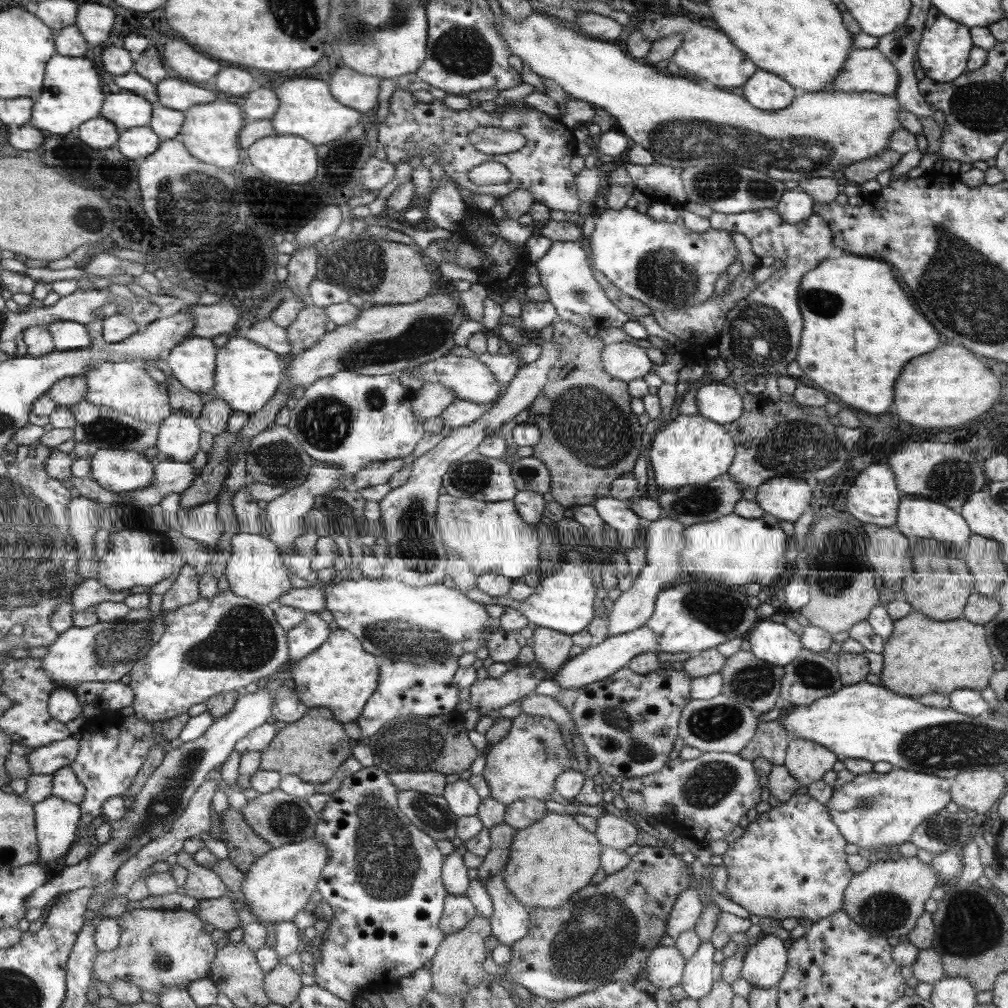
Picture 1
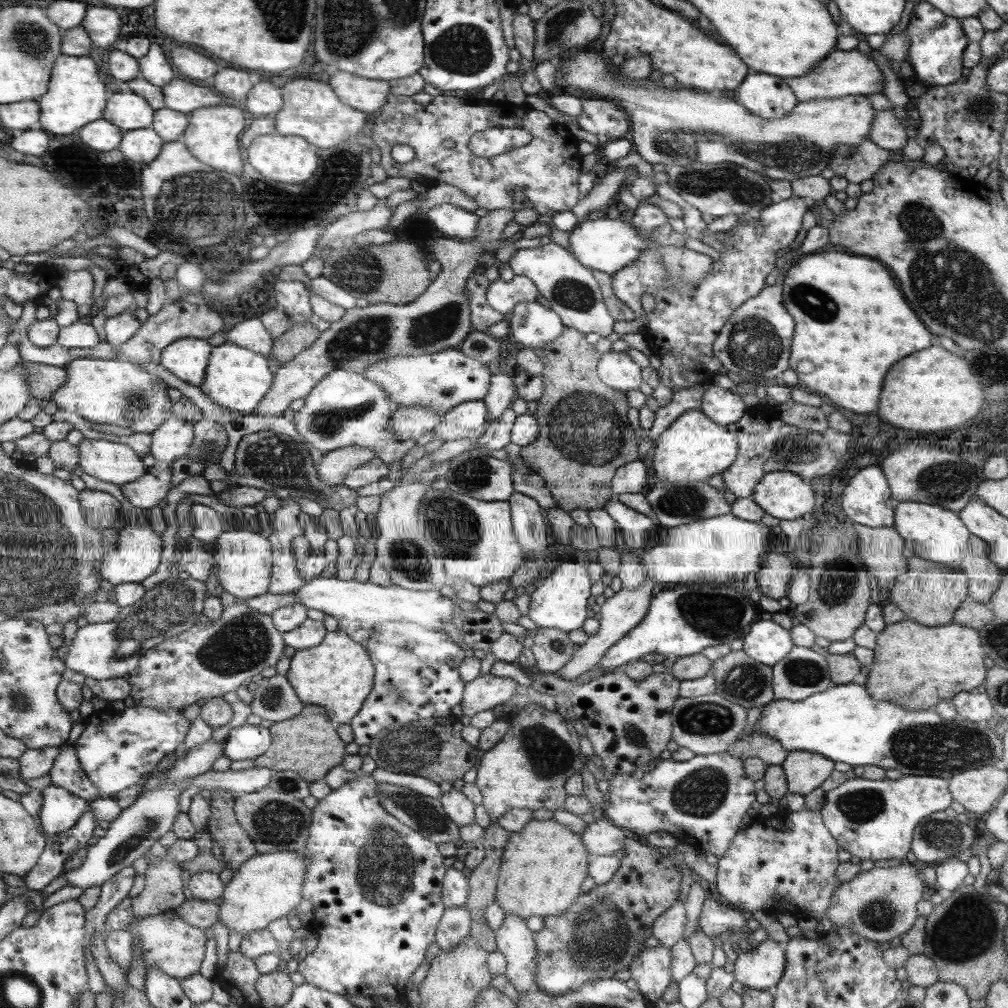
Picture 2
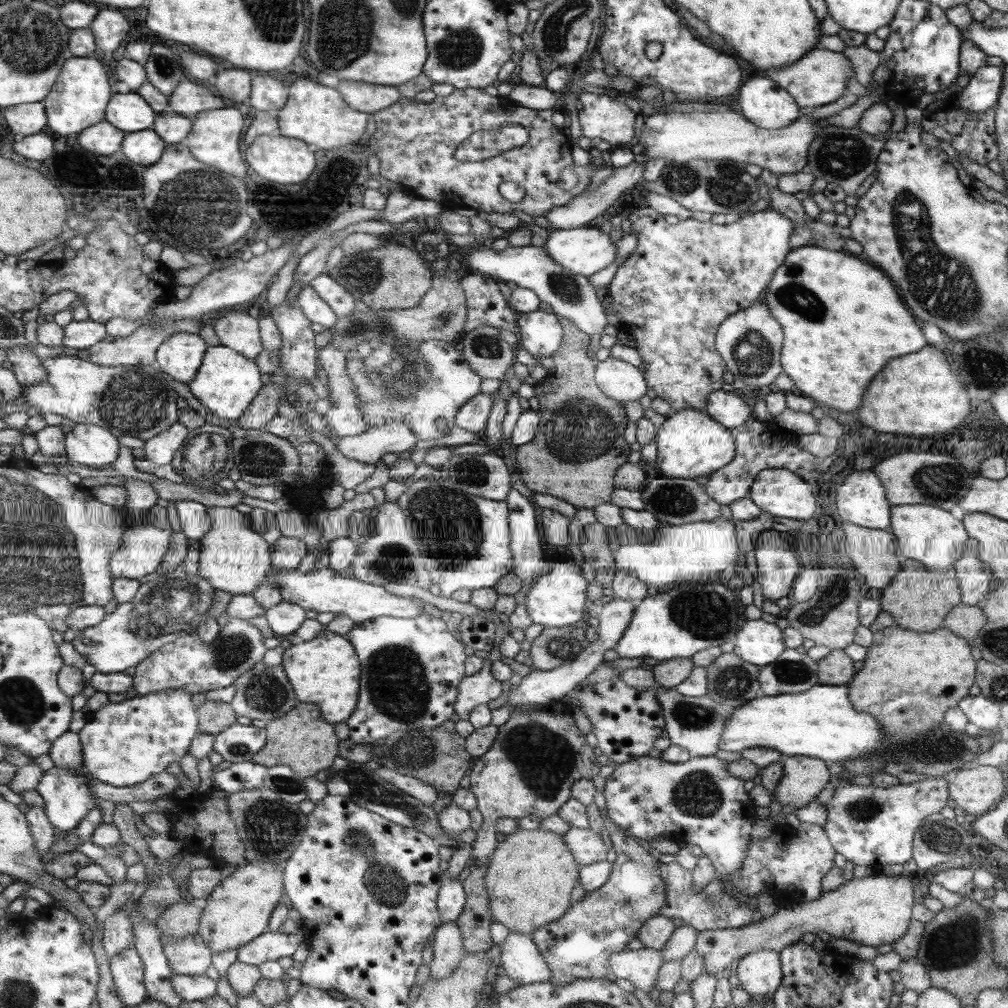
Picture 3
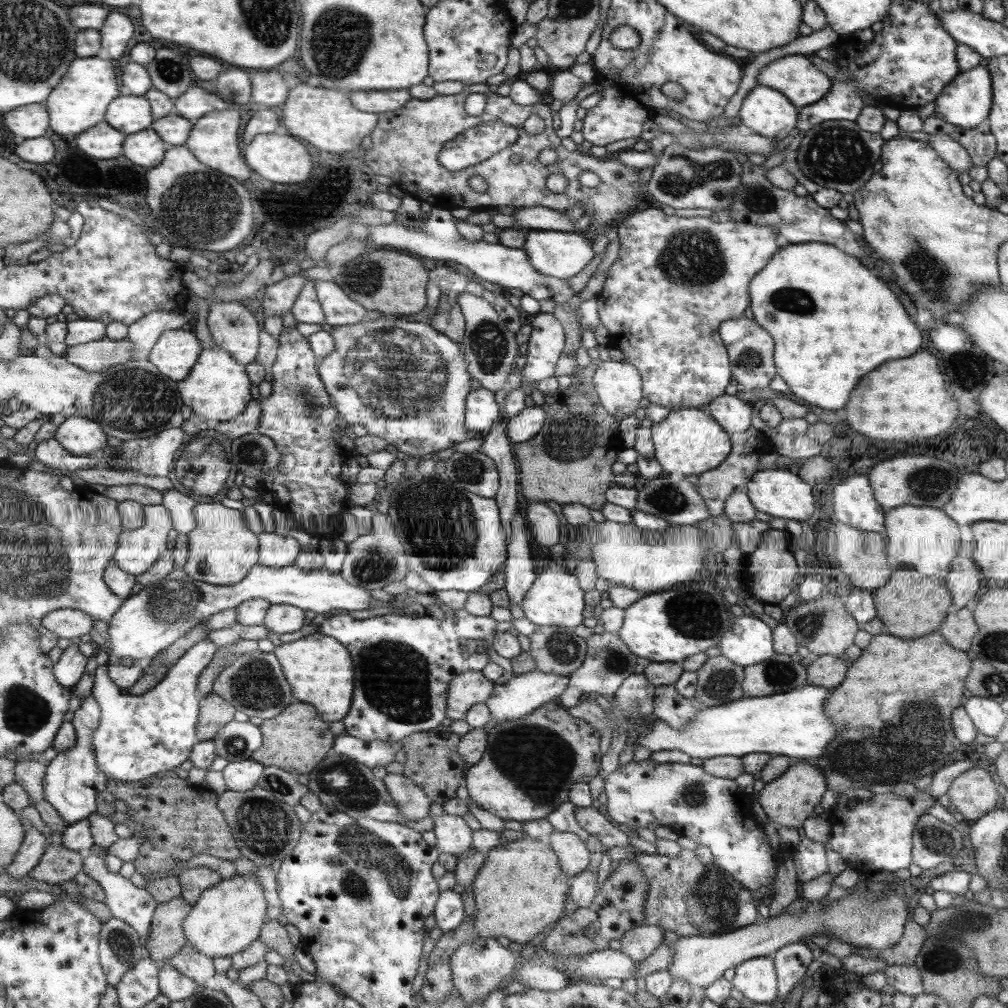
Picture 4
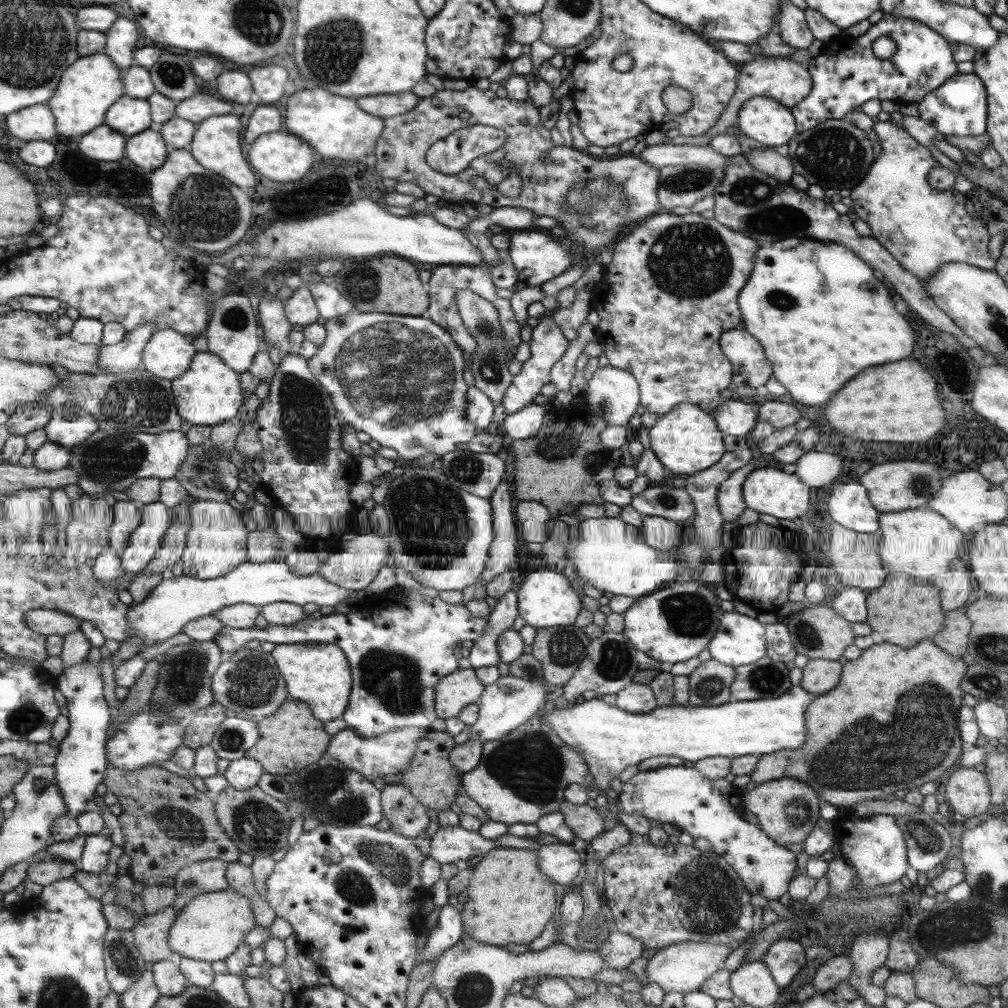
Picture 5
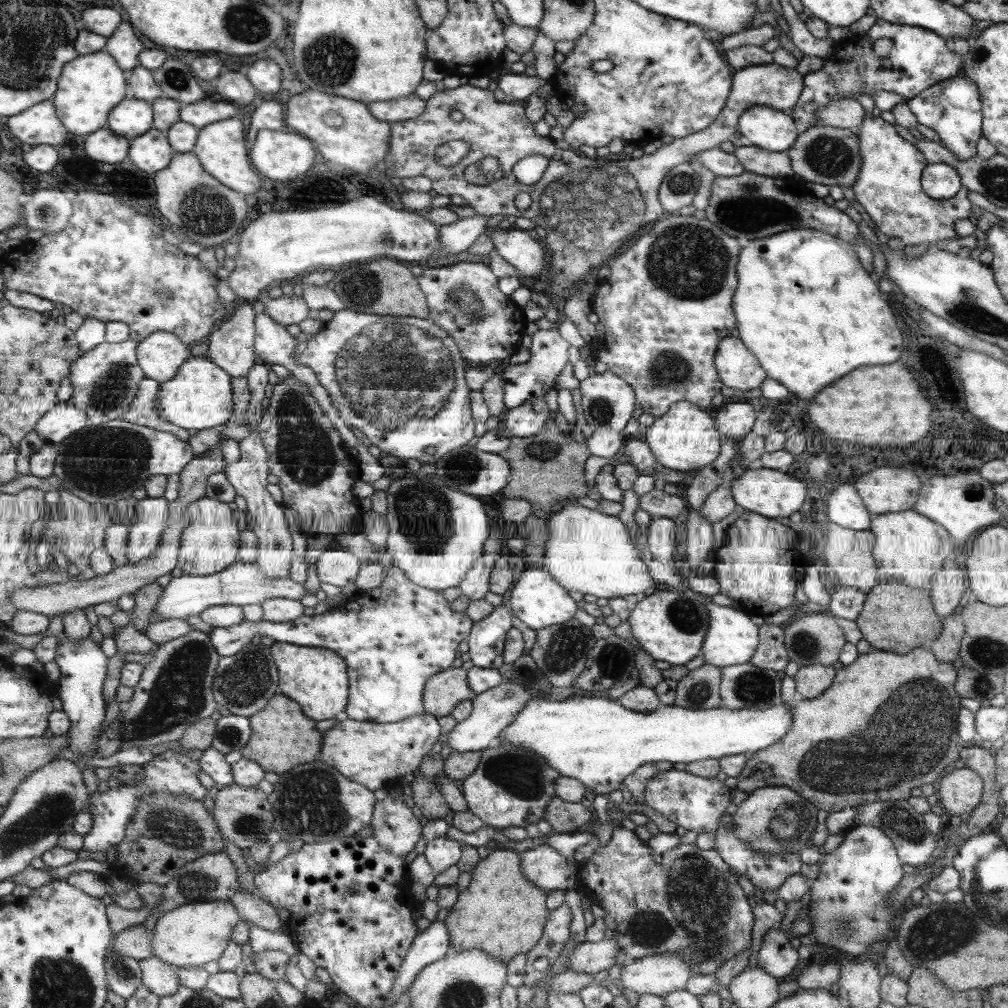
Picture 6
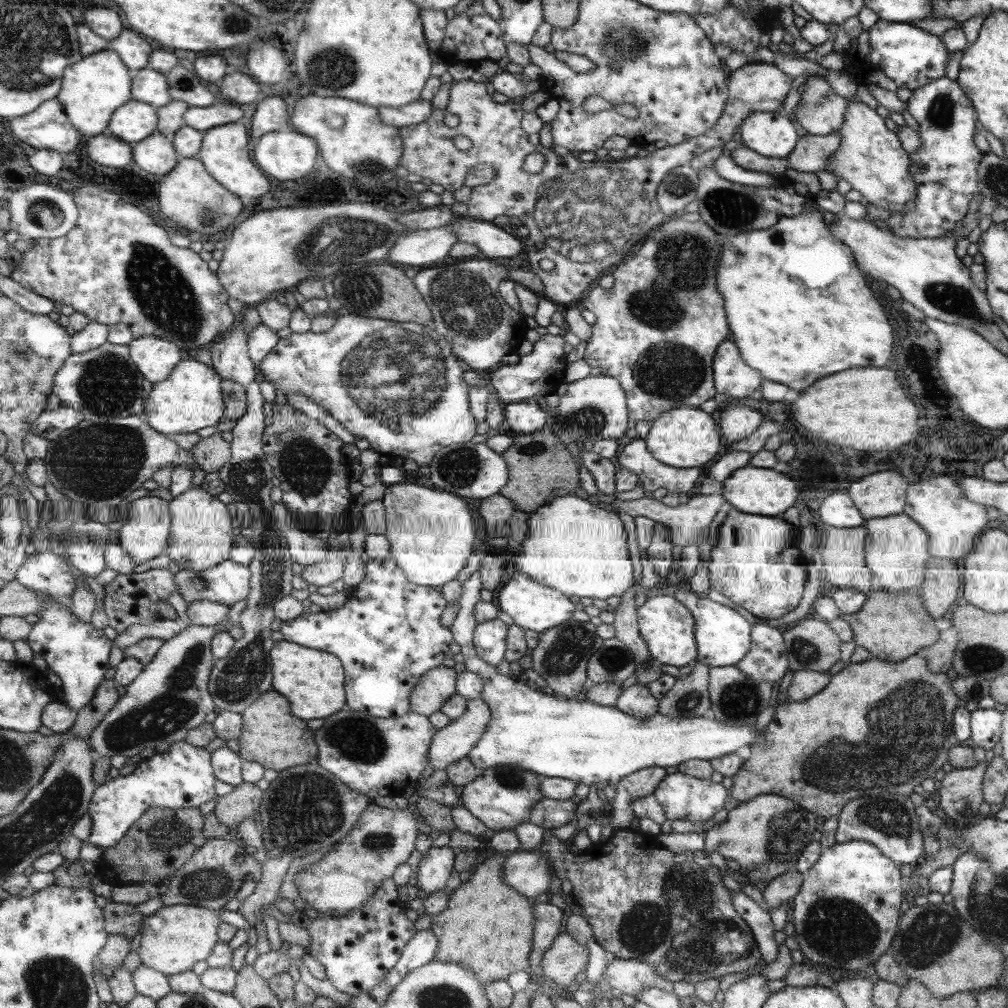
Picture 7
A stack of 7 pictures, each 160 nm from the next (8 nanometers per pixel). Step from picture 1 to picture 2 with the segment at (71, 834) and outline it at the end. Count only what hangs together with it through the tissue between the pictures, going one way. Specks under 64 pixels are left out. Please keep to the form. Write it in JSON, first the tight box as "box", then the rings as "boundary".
{"box":[41,784,90,836],"boundary":[[[50,784],[42,790],[44,805],[41,811],[43,830],[47,836],[73,828],[90,808],[90,801],[69,789]]]}

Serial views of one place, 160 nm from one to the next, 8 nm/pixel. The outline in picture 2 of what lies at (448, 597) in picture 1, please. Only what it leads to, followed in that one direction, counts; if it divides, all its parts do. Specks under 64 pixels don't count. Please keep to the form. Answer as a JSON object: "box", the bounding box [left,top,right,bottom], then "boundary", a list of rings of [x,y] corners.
{"box":[292,578,452,645],"boundary":[[[313,578],[305,581],[292,595],[306,609],[313,608],[323,614],[332,616],[338,628],[344,630],[360,645],[365,644],[366,638],[374,631],[374,626],[387,621],[415,623],[434,631],[443,631],[442,624],[452,618],[452,603],[437,590],[411,590],[397,585],[385,588],[371,581],[359,582],[338,580],[332,578]]]}

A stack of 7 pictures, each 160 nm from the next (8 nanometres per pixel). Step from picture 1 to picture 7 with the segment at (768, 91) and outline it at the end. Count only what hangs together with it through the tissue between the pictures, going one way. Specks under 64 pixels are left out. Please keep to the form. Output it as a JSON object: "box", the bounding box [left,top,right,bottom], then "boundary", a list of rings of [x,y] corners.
{"box":[739,111,798,158],"boundary":[[[777,111],[747,115],[739,127],[741,144],[765,158],[786,158],[798,142],[790,119]]]}

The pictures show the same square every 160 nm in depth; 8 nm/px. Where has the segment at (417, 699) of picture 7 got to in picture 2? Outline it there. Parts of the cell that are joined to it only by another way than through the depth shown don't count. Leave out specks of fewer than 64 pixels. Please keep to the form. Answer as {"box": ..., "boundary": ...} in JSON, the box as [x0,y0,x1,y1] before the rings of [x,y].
{"box":[460,673,517,718],"boundary":[[[489,673],[465,682],[460,703],[463,715],[471,718],[479,712],[493,710],[515,694],[517,685],[512,678],[501,678]]]}

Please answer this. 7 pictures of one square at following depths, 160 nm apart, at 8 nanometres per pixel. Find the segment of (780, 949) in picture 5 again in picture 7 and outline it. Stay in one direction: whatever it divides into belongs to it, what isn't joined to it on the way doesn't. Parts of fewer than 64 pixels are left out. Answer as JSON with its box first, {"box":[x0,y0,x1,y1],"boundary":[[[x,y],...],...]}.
{"box":[730,891,778,965],"boundary":[[[731,891],[730,898],[735,913],[739,914],[739,917],[743,918],[743,921],[750,926],[754,936],[754,944],[757,946],[759,954],[762,955],[764,965],[775,962],[778,946],[773,939],[775,930],[767,911],[761,910],[759,904],[753,902],[741,891]]]}

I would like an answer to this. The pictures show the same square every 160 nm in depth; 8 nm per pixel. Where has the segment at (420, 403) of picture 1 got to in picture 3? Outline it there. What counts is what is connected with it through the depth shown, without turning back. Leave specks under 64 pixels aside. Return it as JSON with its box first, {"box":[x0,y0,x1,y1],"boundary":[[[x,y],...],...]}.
{"box":[333,423,417,465],"boundary":[[[387,423],[381,426],[370,426],[366,432],[333,440],[341,456],[375,465],[384,454],[401,453],[413,448],[417,437],[407,425]]]}

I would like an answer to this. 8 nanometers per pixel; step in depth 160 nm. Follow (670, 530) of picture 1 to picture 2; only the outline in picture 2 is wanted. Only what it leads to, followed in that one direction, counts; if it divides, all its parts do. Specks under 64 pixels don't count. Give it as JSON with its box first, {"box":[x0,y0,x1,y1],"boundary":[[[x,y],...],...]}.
{"box":[555,578,654,682],"boundary":[[[645,578],[645,583],[639,588],[635,590],[620,589],[609,598],[606,598],[604,603],[598,609],[595,609],[599,623],[598,631],[594,635],[588,636],[585,642],[579,645],[578,650],[575,651],[574,658],[570,659],[562,670],[557,671],[555,675],[570,682],[575,680],[577,676],[581,676],[583,672],[596,668],[612,645],[629,634],[631,630],[642,622],[642,618],[646,615],[647,607],[650,606],[651,588],[653,588],[654,584],[651,579]]]}

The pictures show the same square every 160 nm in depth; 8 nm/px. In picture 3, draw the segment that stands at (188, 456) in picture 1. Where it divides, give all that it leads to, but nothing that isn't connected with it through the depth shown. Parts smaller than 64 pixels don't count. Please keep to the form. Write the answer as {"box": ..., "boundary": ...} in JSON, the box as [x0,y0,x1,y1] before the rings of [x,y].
{"box":[144,423,190,466],"boundary":[[[175,423],[169,430],[144,443],[144,458],[156,466],[171,464],[175,454],[188,442],[190,430],[186,425]]]}

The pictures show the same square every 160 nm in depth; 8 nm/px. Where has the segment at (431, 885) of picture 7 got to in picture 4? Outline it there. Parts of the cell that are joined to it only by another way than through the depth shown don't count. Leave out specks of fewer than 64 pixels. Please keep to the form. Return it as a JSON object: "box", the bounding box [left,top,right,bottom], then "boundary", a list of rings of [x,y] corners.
{"box":[433,813,473,854],"boundary":[[[443,813],[433,819],[434,846],[439,853],[466,854],[472,850],[473,830],[461,816]]]}

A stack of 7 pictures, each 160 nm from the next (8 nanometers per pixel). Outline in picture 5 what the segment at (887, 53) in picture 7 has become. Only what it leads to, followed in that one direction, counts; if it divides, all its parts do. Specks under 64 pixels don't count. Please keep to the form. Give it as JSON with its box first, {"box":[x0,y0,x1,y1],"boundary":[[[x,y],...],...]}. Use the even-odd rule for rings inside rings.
{"box":[789,13,955,133],"boundary":[[[882,13],[881,19],[857,38],[843,33],[837,35],[808,63],[813,82],[810,94],[789,108],[794,115],[797,133],[817,127],[827,119],[843,119],[852,108],[871,98],[917,104],[927,93],[942,87],[947,78],[953,78],[955,60],[951,58],[952,48],[952,44],[945,42],[934,29],[887,13]],[[878,36],[888,36],[895,43],[896,51],[887,60],[879,60],[871,52],[871,43]]]}

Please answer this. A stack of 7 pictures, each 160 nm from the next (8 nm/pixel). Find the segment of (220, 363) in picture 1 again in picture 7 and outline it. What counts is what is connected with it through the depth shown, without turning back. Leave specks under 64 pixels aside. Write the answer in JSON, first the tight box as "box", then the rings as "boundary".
{"box":[145,355,226,437],"boundary":[[[193,355],[186,356],[177,364],[167,380],[154,383],[153,390],[145,401],[146,422],[167,437],[196,433],[202,428],[217,426],[226,418],[222,380],[222,376],[214,367],[197,360]]]}

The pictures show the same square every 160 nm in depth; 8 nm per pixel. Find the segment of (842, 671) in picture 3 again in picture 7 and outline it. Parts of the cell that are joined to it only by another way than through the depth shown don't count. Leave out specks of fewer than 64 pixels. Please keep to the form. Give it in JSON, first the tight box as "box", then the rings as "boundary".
{"box":[786,671,831,702],"boundary":[[[795,671],[789,686],[786,688],[786,698],[789,702],[807,700],[826,687],[831,677],[828,672]]]}

